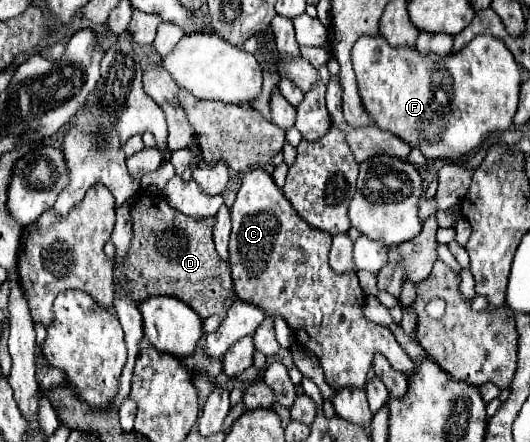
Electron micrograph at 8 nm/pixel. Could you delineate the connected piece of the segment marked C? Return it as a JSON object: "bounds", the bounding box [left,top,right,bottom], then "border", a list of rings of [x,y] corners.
{"bounds":[230,169,416,389],"border":[[[252,169],[244,175],[242,187],[236,195],[236,201],[230,209],[232,213],[232,233],[230,233],[230,267],[234,289],[240,301],[248,301],[260,307],[266,315],[280,315],[286,325],[294,331],[296,341],[314,353],[320,359],[324,369],[326,383],[334,389],[344,387],[362,387],[366,385],[366,373],[372,365],[372,357],[382,353],[390,365],[404,373],[408,379],[416,373],[416,363],[406,355],[406,351],[396,341],[394,333],[378,323],[370,323],[364,313],[364,291],[358,285],[358,277],[354,273],[338,275],[328,265],[328,253],[332,245],[332,235],[320,229],[312,229],[306,221],[298,217],[290,201],[284,197],[282,189],[276,187],[272,177],[264,169]]]}

